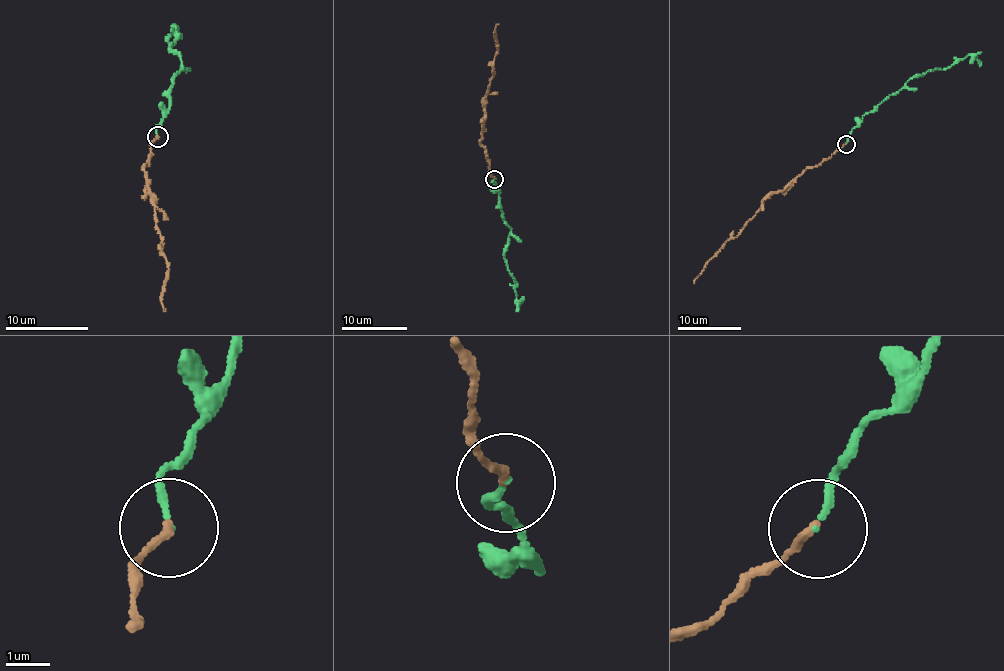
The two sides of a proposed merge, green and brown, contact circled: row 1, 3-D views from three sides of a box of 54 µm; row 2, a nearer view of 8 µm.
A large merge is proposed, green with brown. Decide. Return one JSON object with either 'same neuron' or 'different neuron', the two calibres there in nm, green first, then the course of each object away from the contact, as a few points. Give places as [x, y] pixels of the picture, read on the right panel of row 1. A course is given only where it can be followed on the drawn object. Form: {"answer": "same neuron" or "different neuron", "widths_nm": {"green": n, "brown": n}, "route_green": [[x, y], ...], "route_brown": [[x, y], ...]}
{"answer": "same neuron", "widths_nm": {"green": 140, "brown": 180}, "route_green": [[845, 144], [847, 136], [862, 117], [910, 79], [932, 69], [945, 69], [968, 55], [973, 55], [980, 66]], "route_brown": [[845, 144], [817, 165], [804, 170], [783, 190], [774, 192], [694, 283]]}

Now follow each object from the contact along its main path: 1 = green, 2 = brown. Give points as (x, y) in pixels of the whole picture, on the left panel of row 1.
1: (157, 137), (156, 127), (169, 103), (167, 91), (182, 66), (179, 56), (169, 48), (175, 28), (168, 43)
2: (157, 137), (143, 168), (157, 203), (161, 253), (168, 269), (160, 301), (165, 311)

